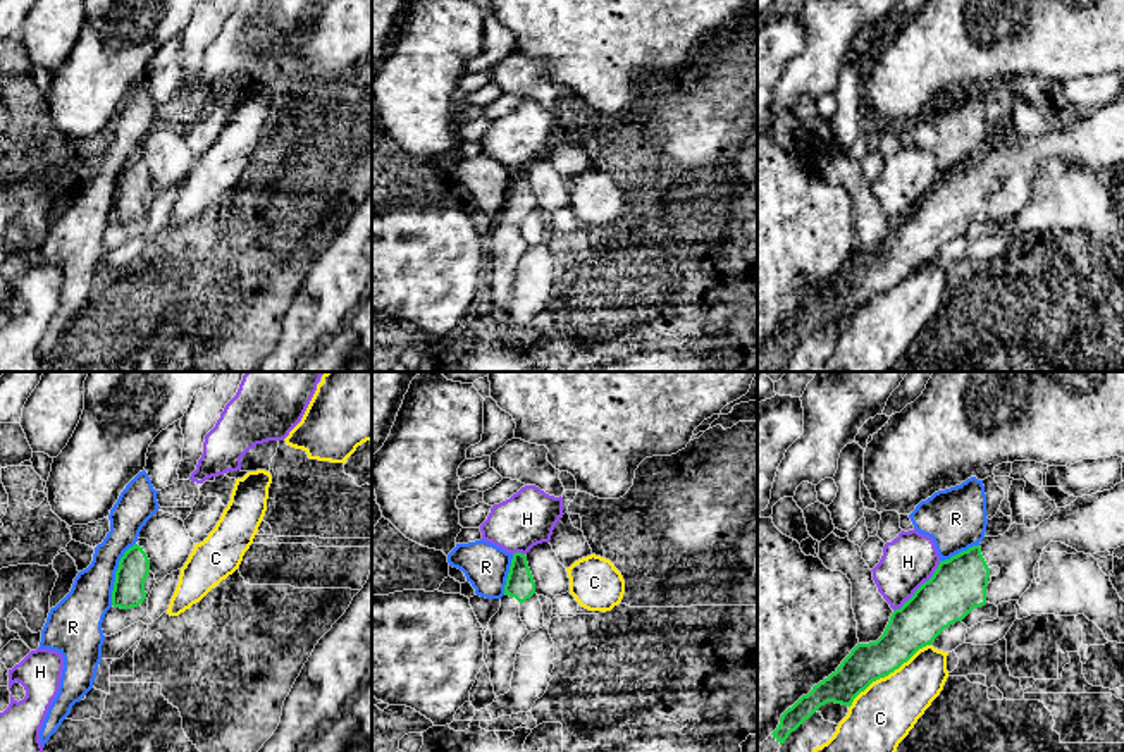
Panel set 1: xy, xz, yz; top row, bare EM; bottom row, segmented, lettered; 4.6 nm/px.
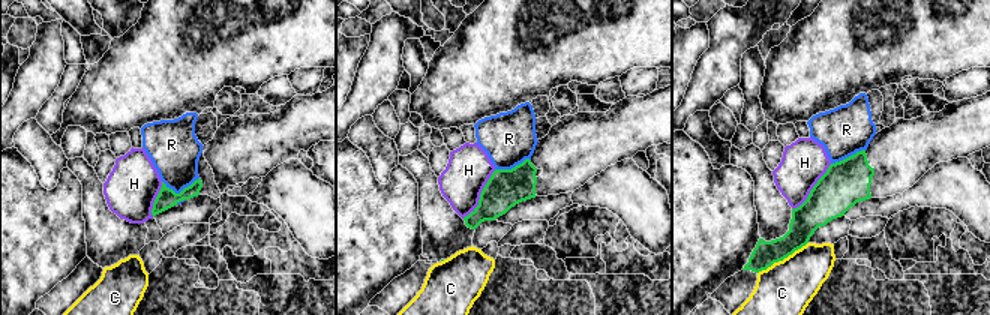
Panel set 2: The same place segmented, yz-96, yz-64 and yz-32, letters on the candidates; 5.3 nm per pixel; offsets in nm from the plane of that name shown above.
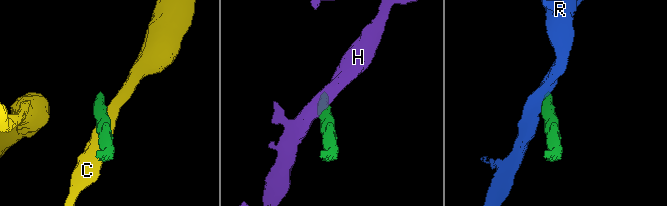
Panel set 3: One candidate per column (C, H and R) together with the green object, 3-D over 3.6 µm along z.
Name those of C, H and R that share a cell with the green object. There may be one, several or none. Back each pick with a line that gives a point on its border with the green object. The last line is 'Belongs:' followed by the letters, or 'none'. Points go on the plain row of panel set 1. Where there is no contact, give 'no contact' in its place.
Belongs: none

